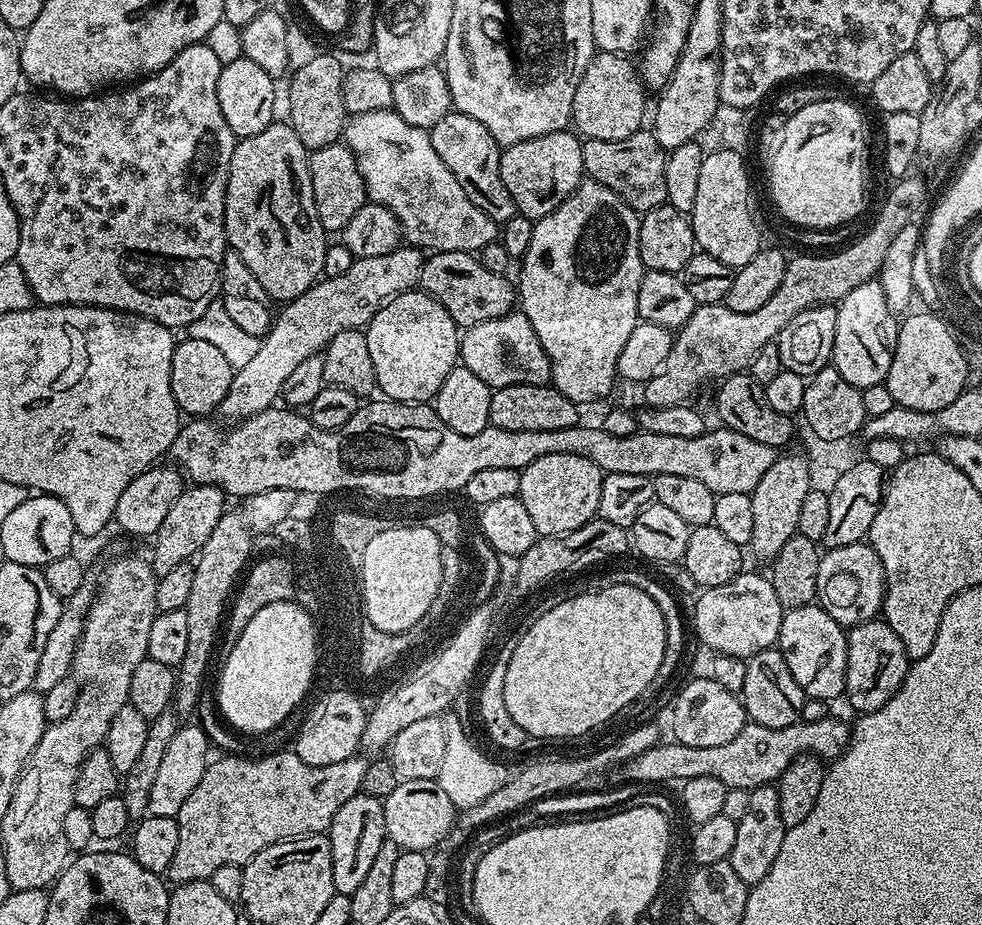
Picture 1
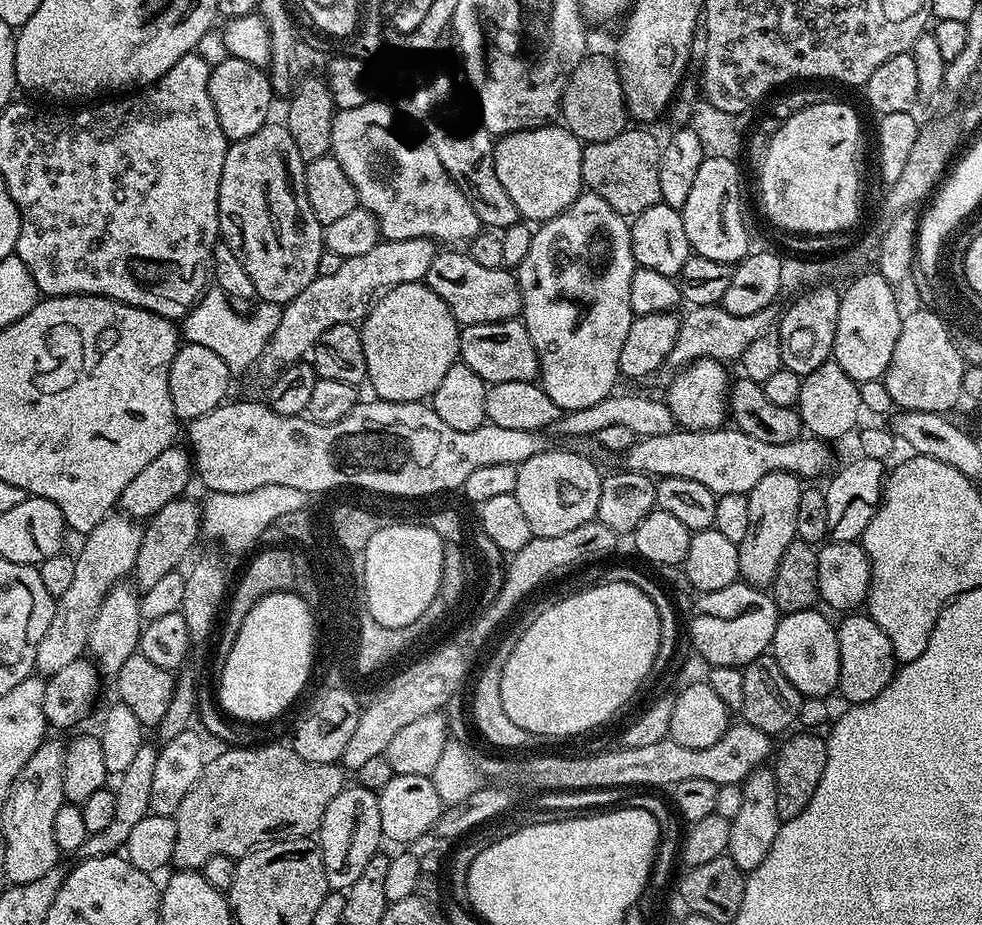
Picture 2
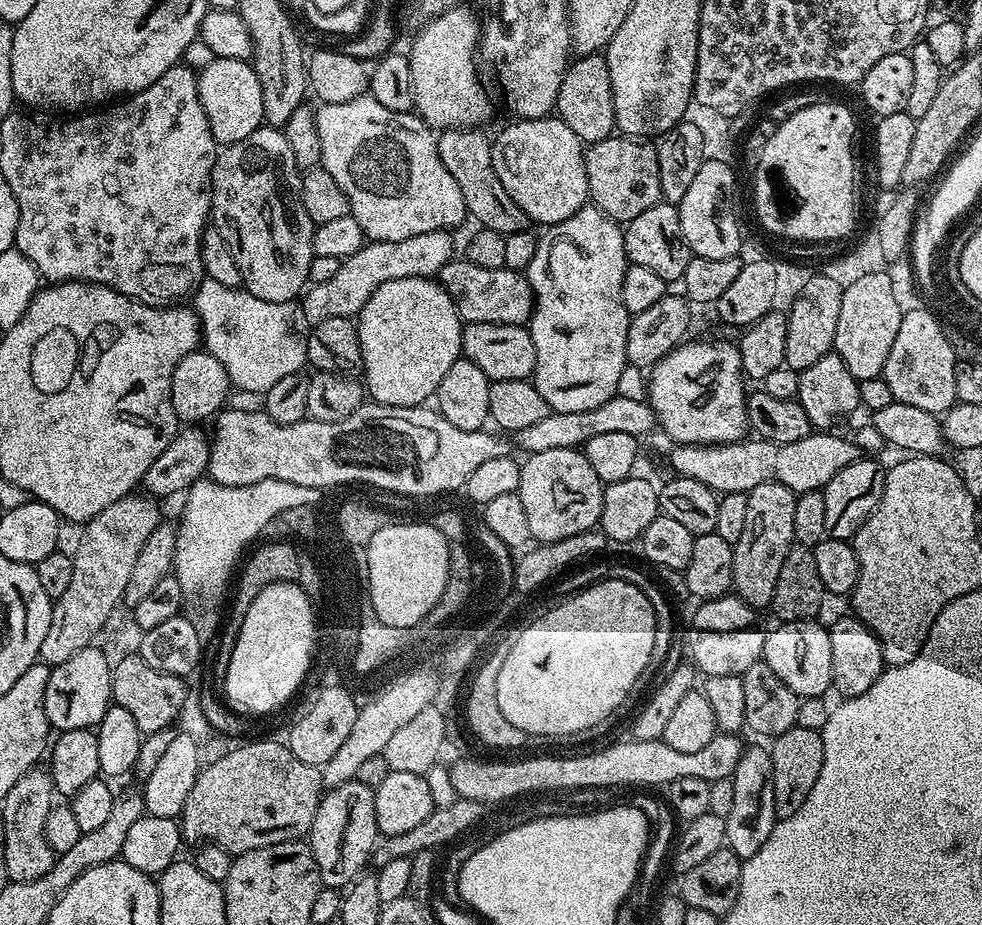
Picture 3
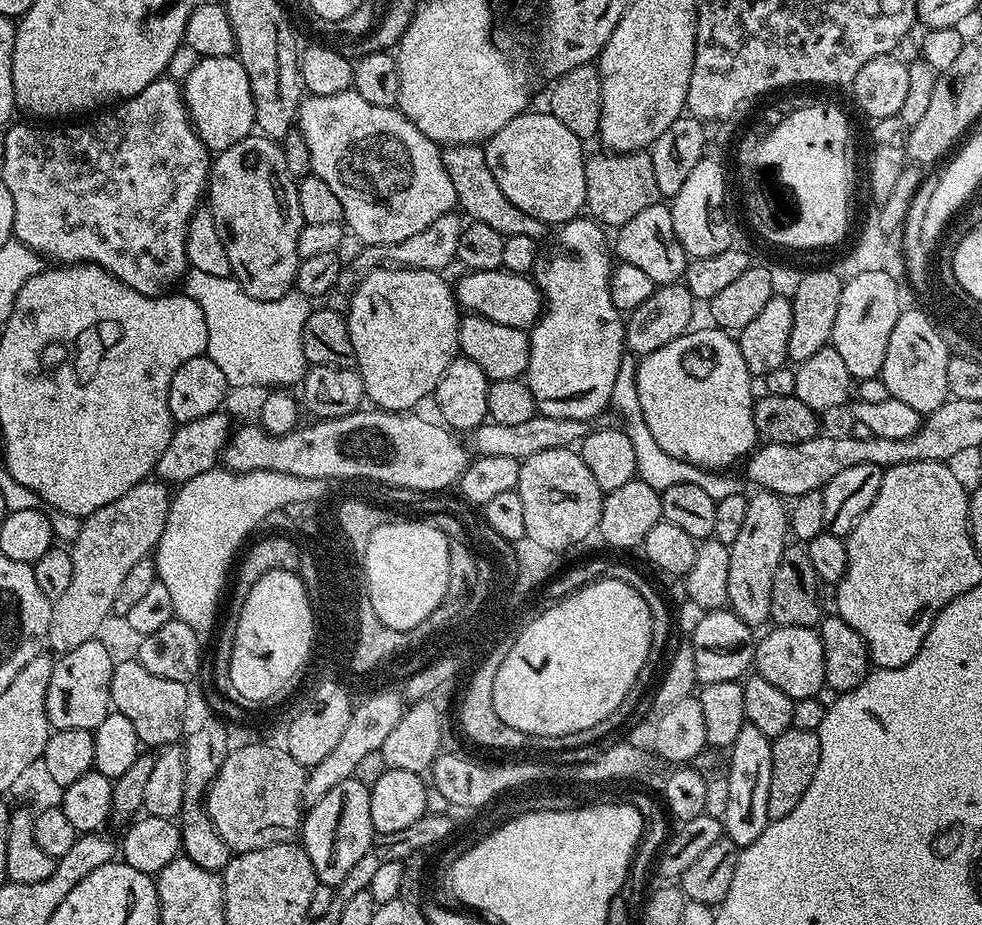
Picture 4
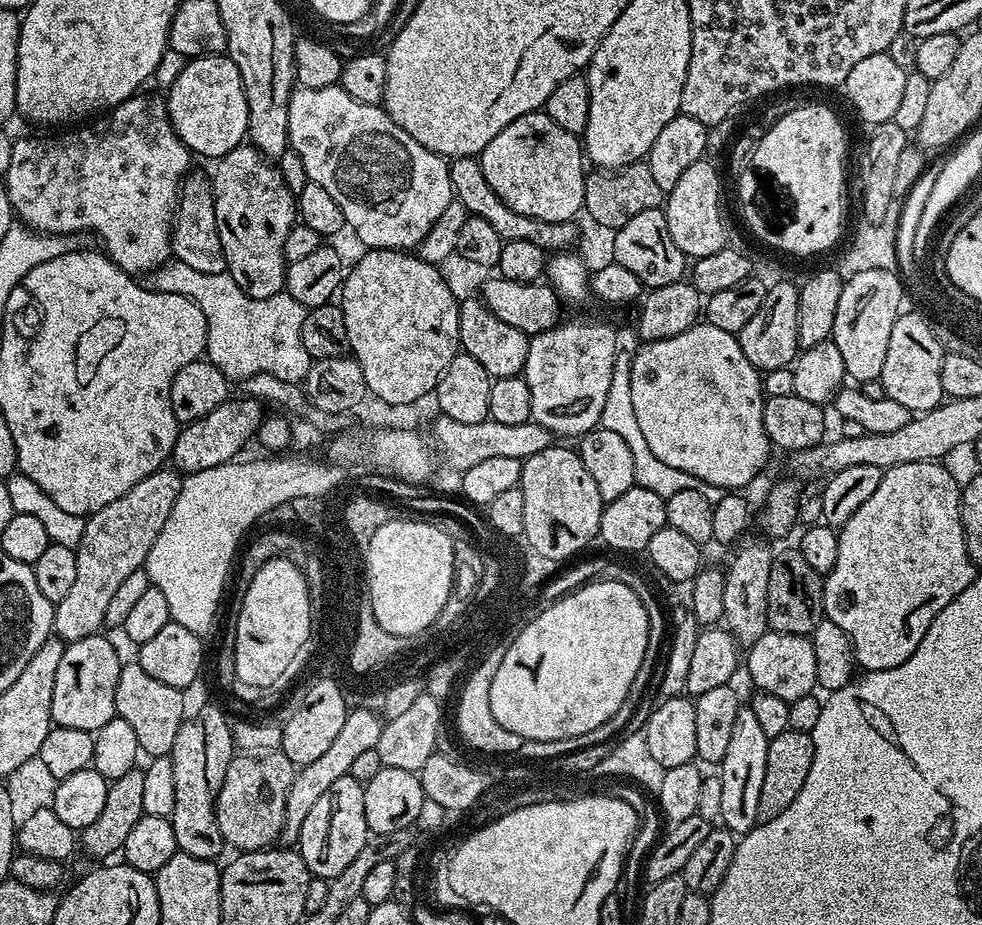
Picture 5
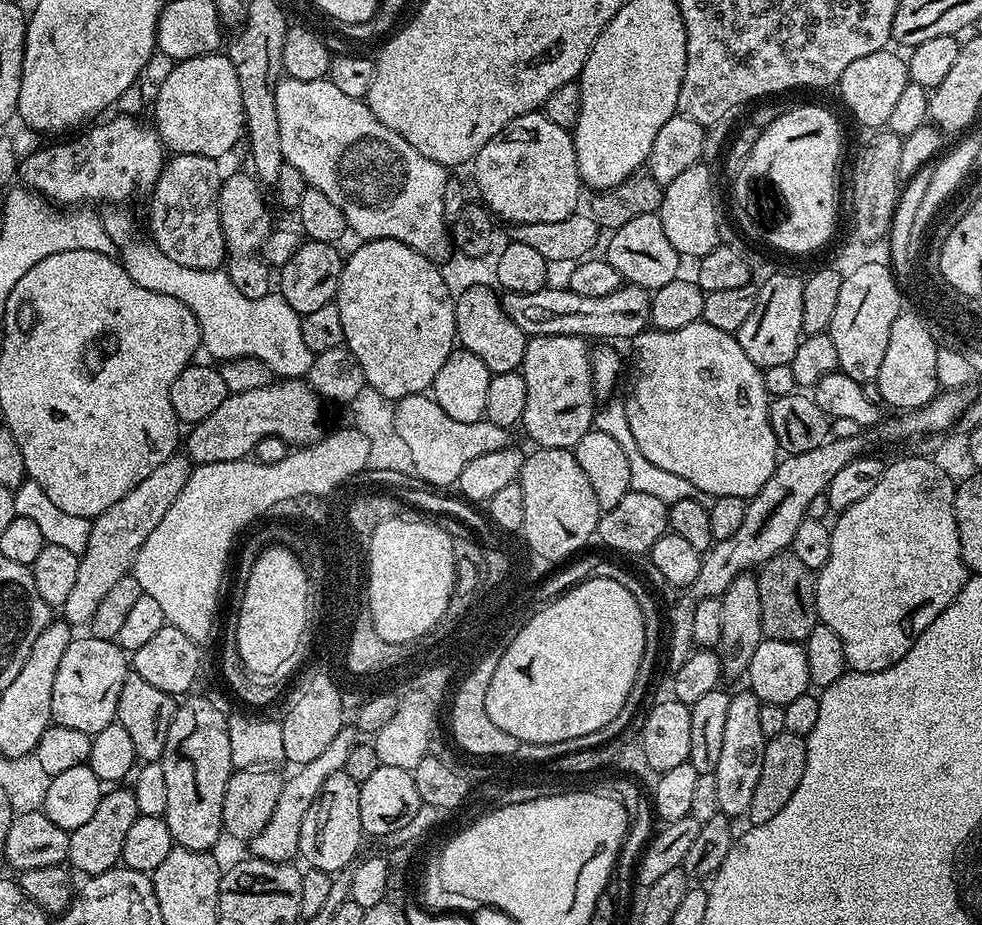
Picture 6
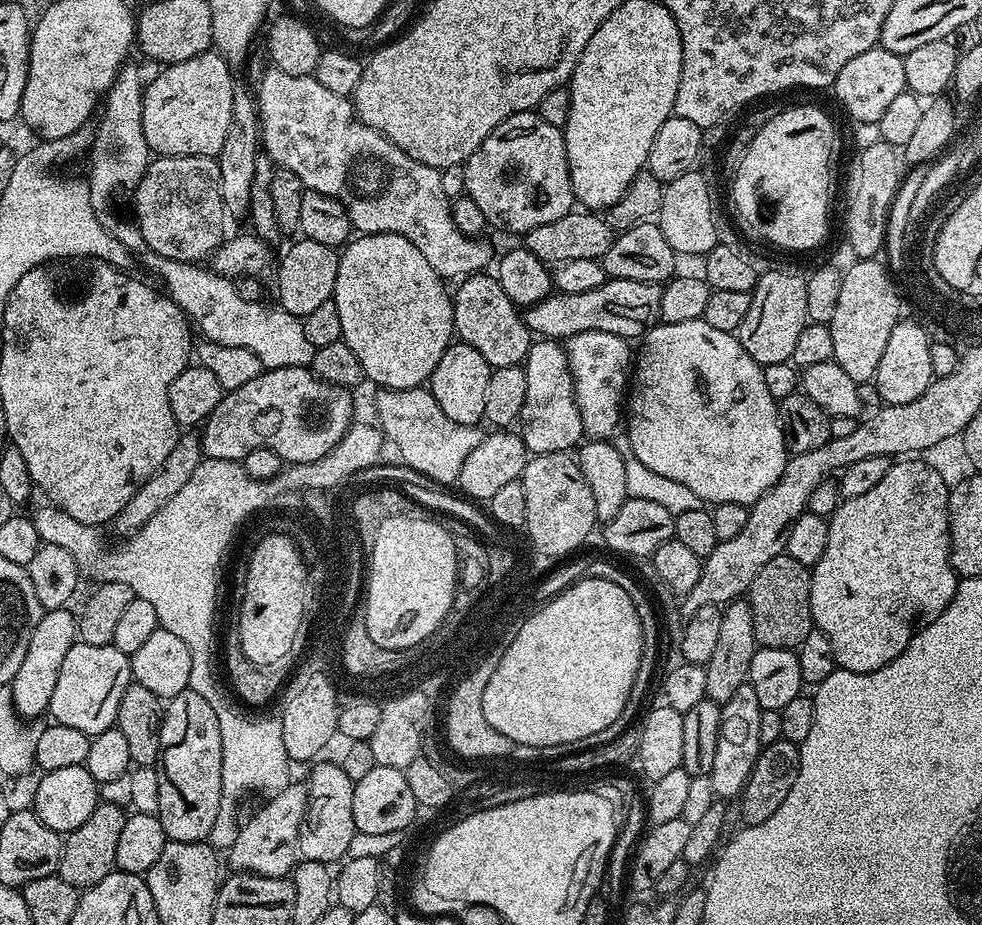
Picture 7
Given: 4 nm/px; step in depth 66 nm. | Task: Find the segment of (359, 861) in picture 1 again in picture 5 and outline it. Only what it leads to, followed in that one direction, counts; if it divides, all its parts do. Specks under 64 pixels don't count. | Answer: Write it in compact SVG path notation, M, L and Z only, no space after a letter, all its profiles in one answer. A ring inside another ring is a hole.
M350 775L338 778L334 782L330 795L327 797L328 804L328 829L324 832L324 845L316 844L313 848L303 849L302 855L308 871L313 877L321 880L333 880L366 846L370 835L366 822L366 802L364 801L364 785Z

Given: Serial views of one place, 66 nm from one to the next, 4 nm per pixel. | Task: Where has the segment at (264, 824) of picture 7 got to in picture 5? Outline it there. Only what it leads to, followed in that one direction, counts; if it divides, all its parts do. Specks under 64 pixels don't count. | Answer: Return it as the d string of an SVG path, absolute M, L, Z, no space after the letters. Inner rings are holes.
M353 707L348 713L342 731L335 736L333 744L328 747L315 762L303 765L292 777L292 788L288 791L288 801L286 802L286 814L284 815L284 828L280 832L280 840L285 845L295 845L295 840L299 838L300 831L304 828L304 823L308 820L308 815L316 808L316 803L323 801L331 793L334 782L338 778L349 775L353 761L365 750L375 748L378 738L382 734L385 721L379 711L371 712L368 708Z

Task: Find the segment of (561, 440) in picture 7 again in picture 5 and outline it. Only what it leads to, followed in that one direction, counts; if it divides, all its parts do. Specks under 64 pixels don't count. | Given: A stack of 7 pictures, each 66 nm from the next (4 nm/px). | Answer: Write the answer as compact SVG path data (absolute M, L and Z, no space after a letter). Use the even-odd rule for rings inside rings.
M567 320L529 339L526 366L522 375L526 386L530 386L532 419L552 433L553 437L579 438L600 423L606 394L609 393L611 371L614 370L618 344L615 330L604 320Z

